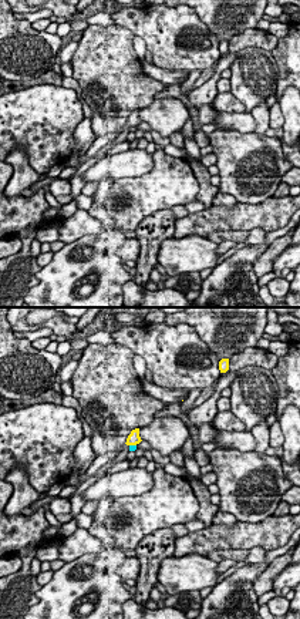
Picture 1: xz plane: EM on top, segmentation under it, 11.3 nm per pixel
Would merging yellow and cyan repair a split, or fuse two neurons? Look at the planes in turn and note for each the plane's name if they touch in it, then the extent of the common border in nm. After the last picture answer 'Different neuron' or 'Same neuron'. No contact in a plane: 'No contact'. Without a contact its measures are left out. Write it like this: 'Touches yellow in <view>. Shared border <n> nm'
Touches yellow in xz. Shared border 80 nm

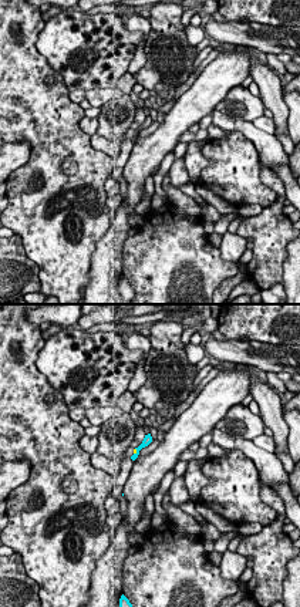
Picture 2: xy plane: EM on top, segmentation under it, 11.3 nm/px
Touches yellow in xy. Shared border 80 nm

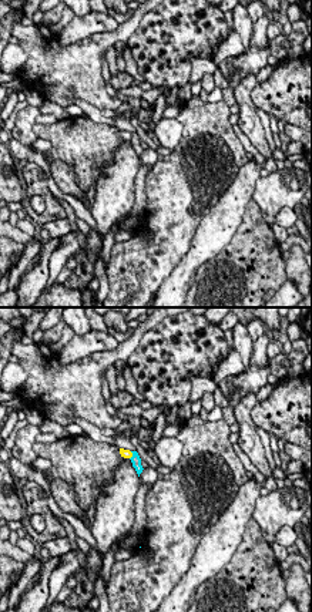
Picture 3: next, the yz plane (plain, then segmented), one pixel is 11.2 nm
Touches yellow in yz. Shared border 100 nm

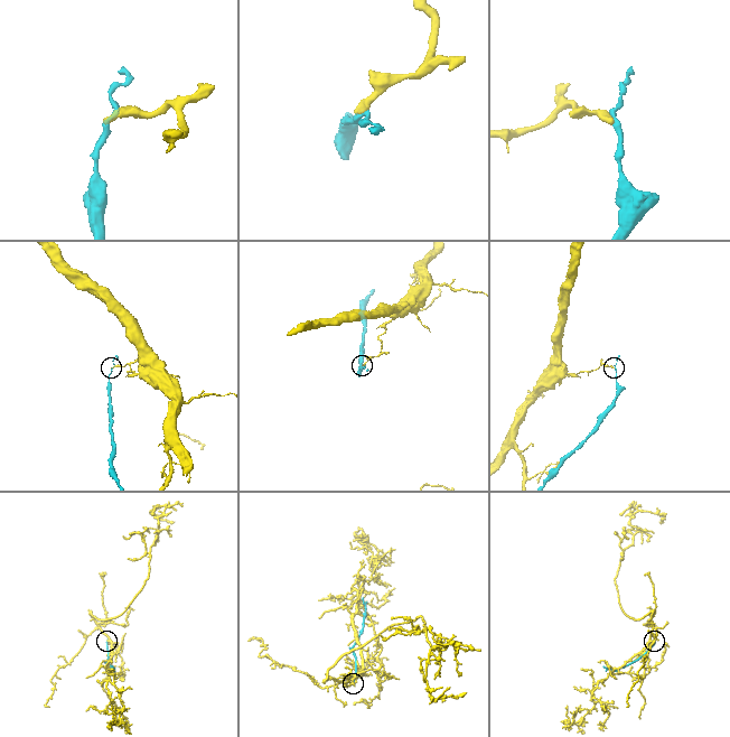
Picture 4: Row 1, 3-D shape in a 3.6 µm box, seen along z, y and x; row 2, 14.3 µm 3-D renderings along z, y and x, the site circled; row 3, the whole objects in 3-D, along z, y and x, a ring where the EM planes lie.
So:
Different neuron

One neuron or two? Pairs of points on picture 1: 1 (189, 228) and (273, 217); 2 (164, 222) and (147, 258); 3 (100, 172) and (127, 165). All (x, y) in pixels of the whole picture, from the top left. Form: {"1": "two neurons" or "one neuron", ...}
{"1": "one neuron", "2": "one neuron", "3": "one neuron"}

